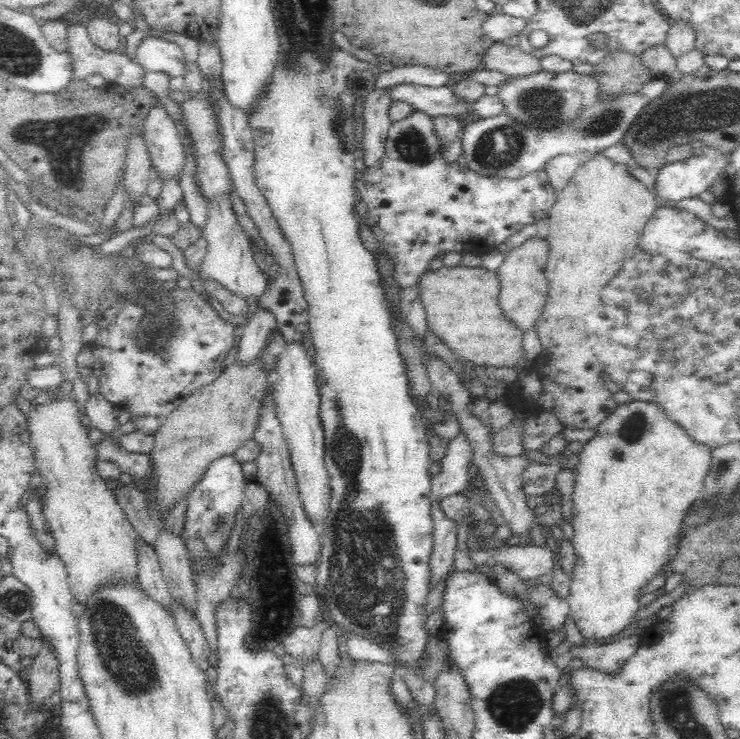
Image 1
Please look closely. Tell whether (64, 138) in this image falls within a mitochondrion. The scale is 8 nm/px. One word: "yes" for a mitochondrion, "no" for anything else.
yes

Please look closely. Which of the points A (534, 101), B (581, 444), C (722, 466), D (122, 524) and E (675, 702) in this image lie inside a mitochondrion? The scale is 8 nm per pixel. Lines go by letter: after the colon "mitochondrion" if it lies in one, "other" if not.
A: mitochondrion
B: other
C: mitochondrion
D: other
E: mitochondrion

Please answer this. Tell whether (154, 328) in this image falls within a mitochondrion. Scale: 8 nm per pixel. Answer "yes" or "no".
yes

